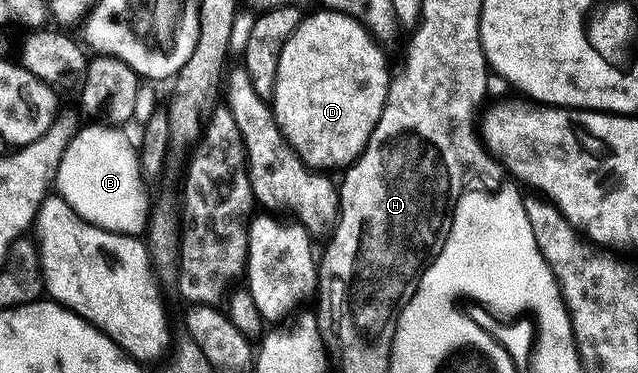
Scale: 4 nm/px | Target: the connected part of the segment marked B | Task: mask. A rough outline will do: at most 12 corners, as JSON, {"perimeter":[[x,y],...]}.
{"perimeter":[[84,125],[53,179],[86,222],[142,235],[149,194],[122,129]]}

